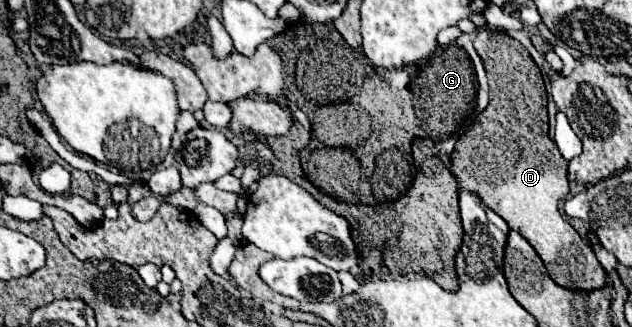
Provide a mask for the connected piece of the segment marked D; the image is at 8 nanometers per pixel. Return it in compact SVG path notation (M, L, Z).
M479 30L473 40L489 78L489 106L455 142L451 172L461 190L475 192L483 204L503 216L541 256L547 274L569 290L595 290L607 282L605 270L591 246L559 214L559 200L567 196L567 160L547 136L547 92L541 70L523 44L499 30Z

